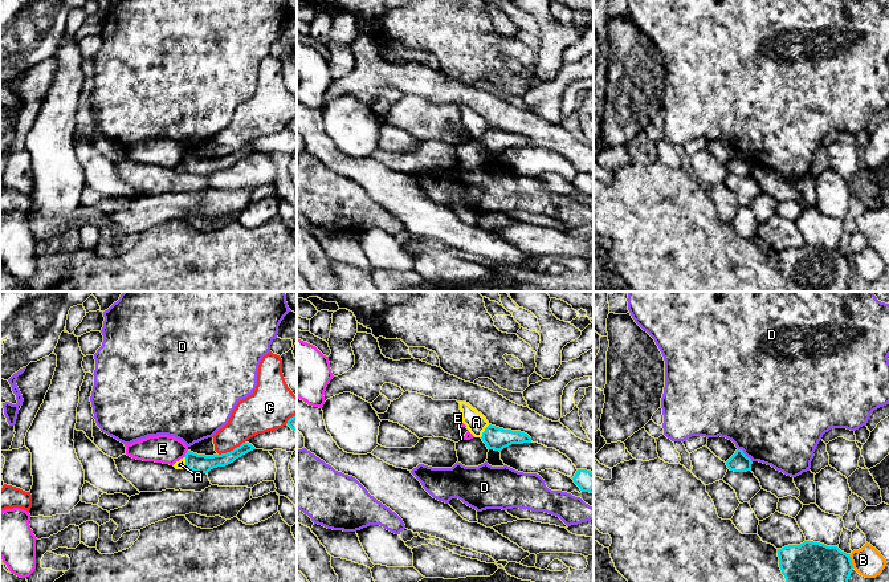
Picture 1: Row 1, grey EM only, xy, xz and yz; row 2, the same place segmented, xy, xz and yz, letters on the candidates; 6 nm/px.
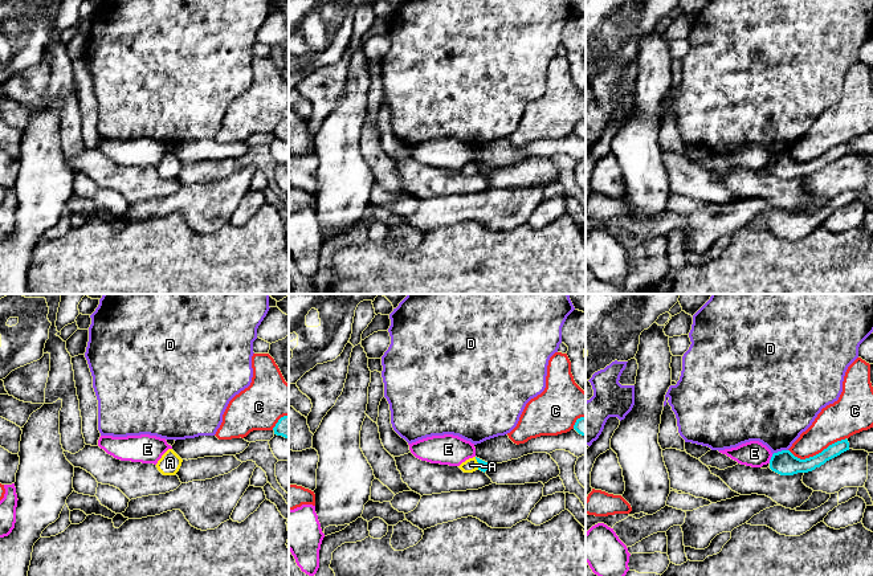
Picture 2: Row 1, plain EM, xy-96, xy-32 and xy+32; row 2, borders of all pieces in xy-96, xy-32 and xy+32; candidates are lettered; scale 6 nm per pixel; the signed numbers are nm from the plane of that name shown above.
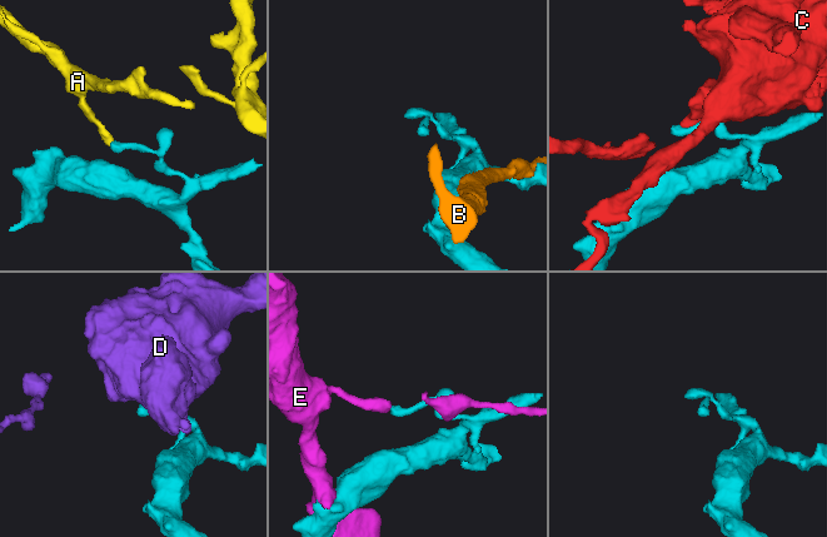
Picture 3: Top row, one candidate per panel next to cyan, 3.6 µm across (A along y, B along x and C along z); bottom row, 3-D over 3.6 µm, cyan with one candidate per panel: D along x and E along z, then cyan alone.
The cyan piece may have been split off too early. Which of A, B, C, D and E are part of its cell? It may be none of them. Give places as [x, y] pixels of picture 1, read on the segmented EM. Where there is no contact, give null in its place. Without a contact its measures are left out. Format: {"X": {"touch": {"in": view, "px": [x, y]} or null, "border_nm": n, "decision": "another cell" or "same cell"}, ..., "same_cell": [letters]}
{"A": {"touch": {"in": "xz", "px": [484, 431]}, "border_nm": 100, "decision": "another cell"}, "B": {"touch": {"in": "yz", "px": [851, 561]}, "border_nm": 90, "decision": "another cell"}, "C": {"touch": {"in": "xy", "px": [231, 451]}, "border_nm": 180, "decision": "another cell"}, "D": {"touch": {"in": "yz", "px": [745, 455]}, "border_nm": 120, "decision": "another cell"}, "E": {"touch": {"in": "xy", "px": [186, 454]}, "border_nm": 50, "decision": "another cell"}, "same_cell": []}

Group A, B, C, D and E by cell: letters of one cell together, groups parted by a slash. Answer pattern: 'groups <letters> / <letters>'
groups A / B / C / D / E

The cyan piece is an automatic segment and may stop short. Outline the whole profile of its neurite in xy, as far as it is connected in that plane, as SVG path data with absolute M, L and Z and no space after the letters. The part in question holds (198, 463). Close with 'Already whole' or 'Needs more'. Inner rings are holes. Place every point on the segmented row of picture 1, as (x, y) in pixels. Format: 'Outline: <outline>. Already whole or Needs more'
Outline: M242 443L240 447L235 448L231 452L213 456L197 455L191 451L187 451L184 456L185 467L193 472L208 473L213 468L225 467L233 463L236 459L241 457L242 455L253 449L256 448L252 444Z. Already whole

